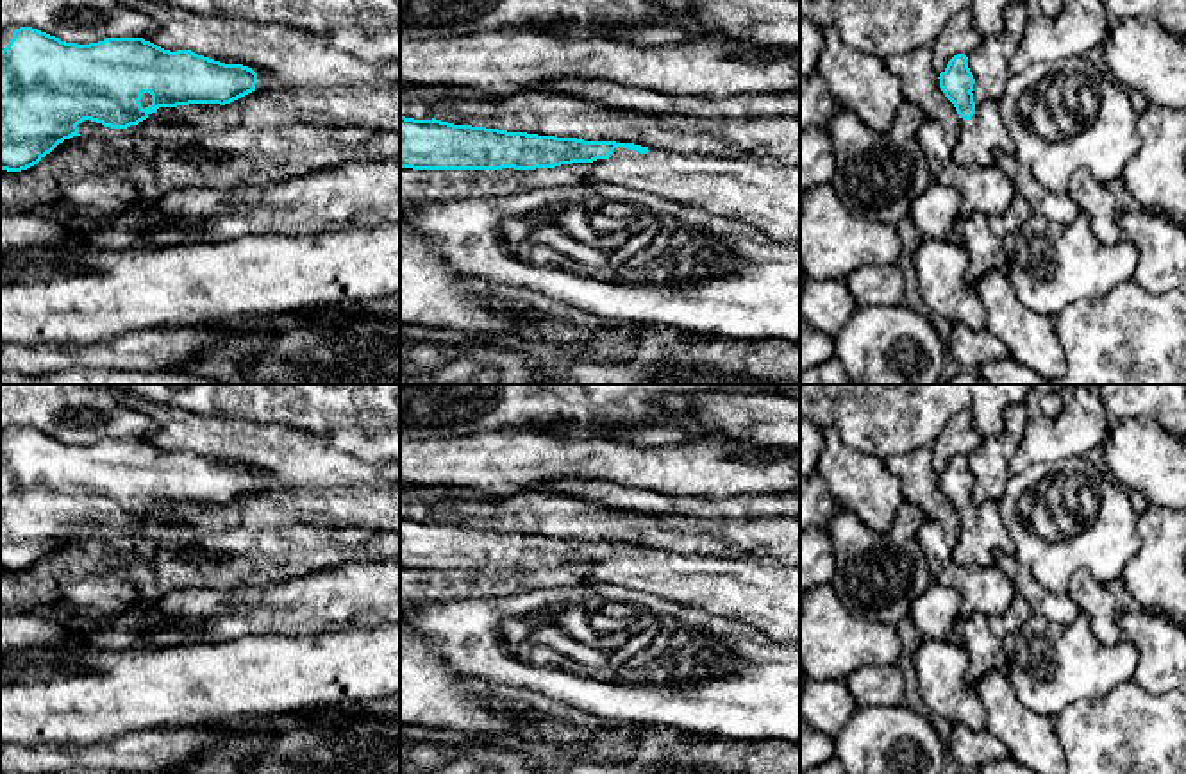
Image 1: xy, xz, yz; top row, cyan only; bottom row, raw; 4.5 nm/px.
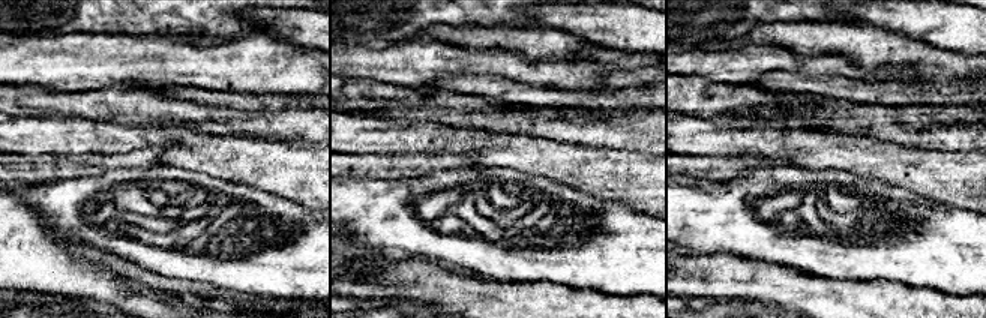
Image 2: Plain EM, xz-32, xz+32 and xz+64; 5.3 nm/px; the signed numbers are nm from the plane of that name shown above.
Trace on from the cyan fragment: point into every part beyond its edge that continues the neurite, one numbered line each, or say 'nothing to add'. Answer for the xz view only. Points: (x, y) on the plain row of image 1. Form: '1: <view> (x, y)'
1: xz (767, 597)

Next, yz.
1: yz (983, 535)

